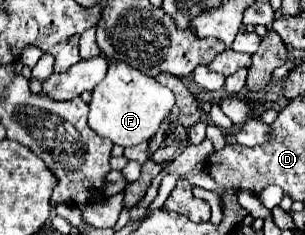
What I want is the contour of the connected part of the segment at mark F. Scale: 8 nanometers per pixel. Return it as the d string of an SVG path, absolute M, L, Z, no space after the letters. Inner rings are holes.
M111 61L107 77L93 89L89 103L89 125L99 135L113 139L113 143L131 147L141 141L149 141L157 133L161 121L169 115L173 105L173 91L161 85L155 77L145 75L143 71L129 67L127 63Z

